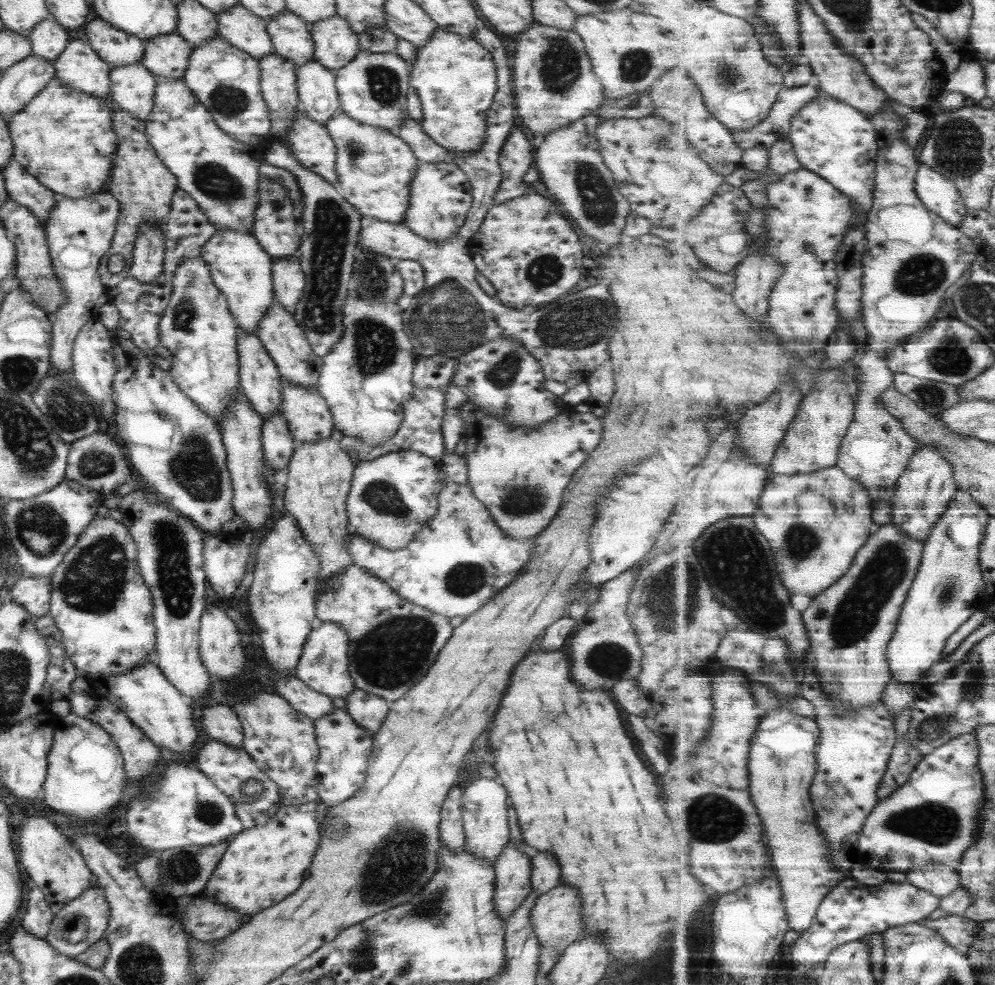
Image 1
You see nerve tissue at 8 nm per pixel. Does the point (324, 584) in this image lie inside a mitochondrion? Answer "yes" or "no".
no

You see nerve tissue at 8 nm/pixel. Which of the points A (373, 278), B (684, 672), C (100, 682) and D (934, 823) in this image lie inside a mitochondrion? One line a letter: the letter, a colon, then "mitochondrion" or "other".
A: mitochondrion
B: other
C: other
D: mitochondrion

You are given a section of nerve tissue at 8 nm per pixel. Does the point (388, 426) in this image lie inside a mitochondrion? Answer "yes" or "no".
no

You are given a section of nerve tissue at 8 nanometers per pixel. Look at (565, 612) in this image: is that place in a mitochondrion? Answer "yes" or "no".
no

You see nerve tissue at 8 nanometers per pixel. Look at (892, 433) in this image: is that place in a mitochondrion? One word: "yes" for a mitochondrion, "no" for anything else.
no

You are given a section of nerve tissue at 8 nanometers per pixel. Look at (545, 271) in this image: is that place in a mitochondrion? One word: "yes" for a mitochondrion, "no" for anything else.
yes

